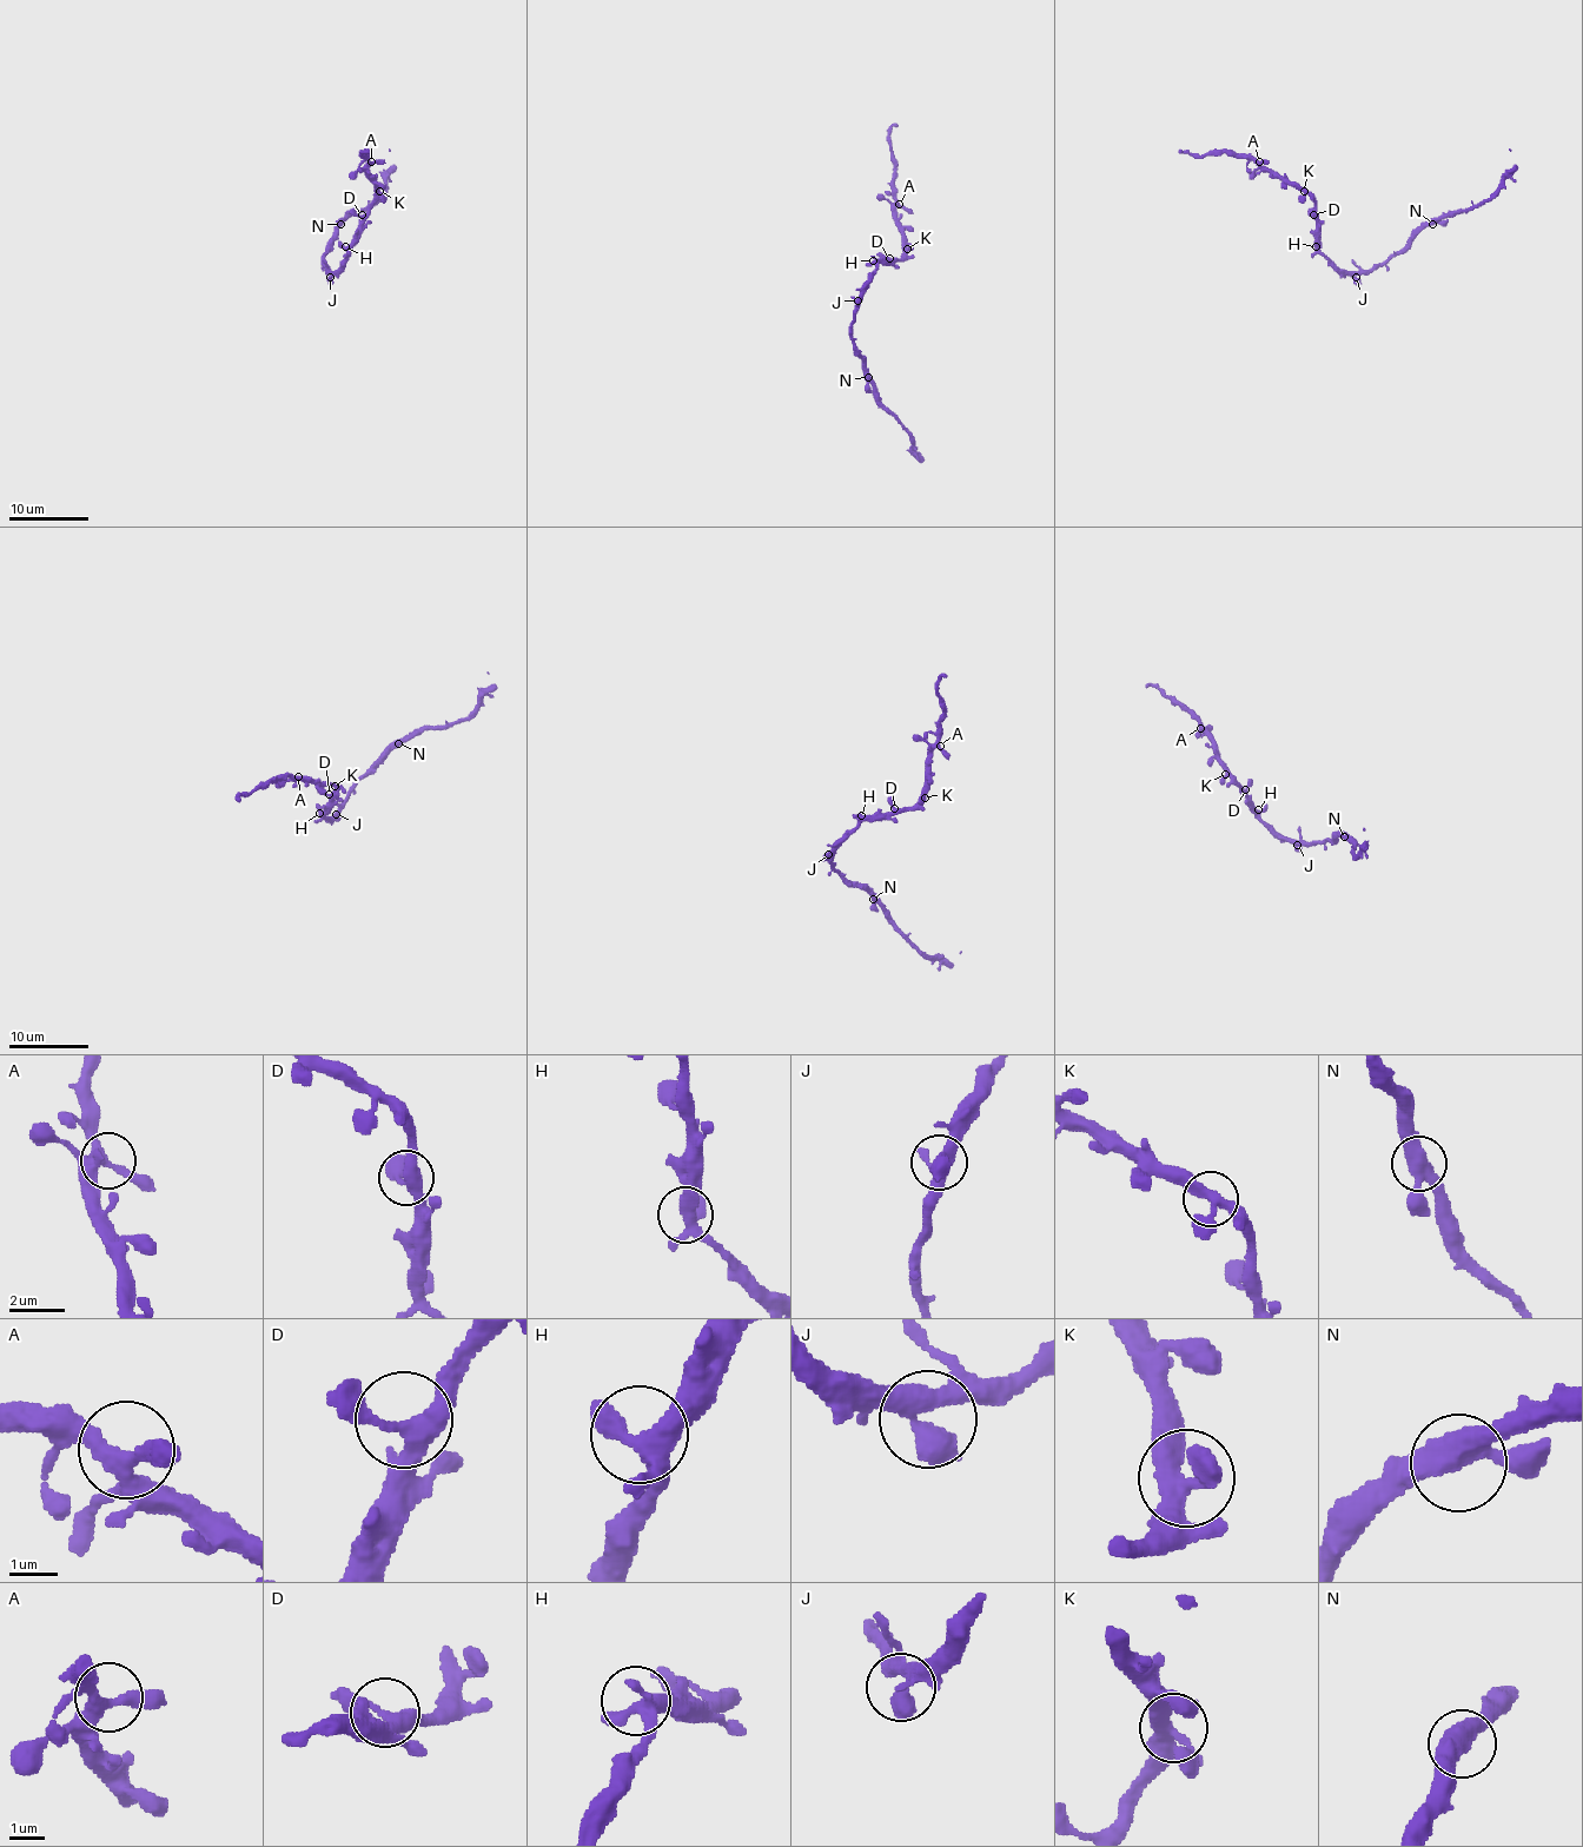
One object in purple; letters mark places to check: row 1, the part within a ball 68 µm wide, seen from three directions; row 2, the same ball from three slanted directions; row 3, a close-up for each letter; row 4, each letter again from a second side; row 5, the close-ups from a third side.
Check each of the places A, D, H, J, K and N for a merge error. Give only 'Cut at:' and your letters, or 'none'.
Cut at: none

